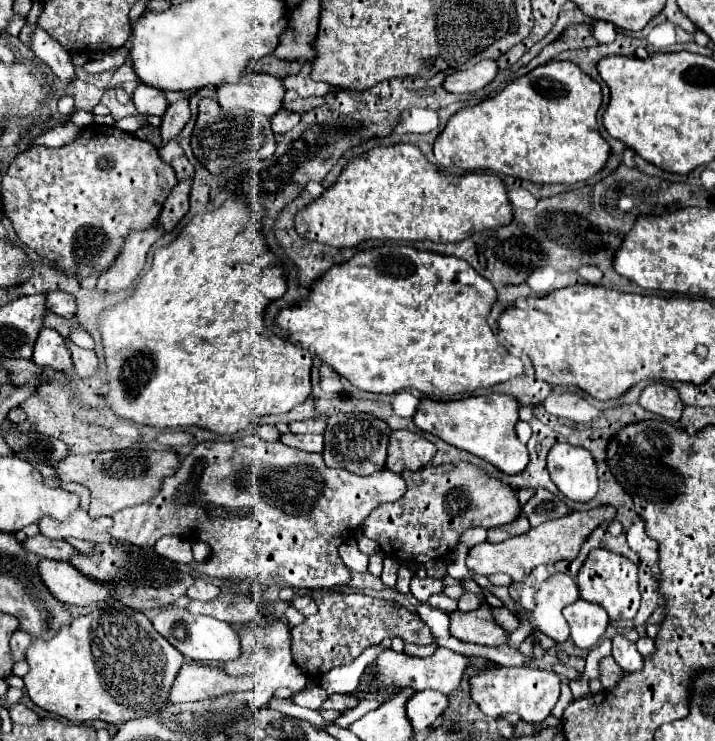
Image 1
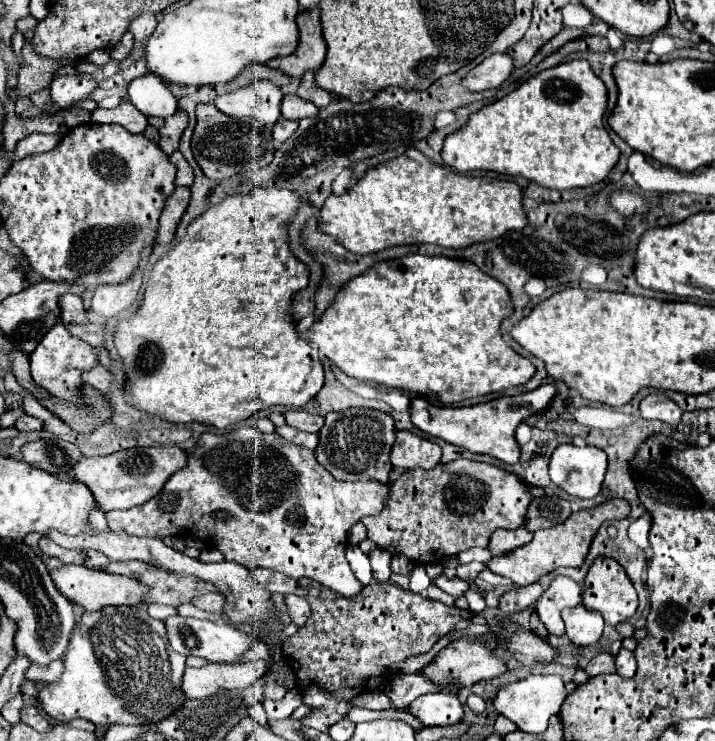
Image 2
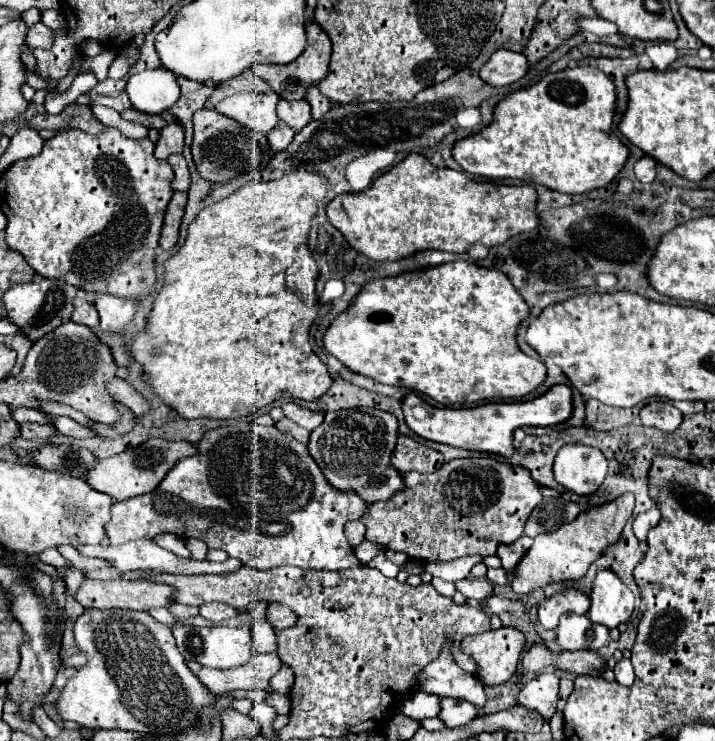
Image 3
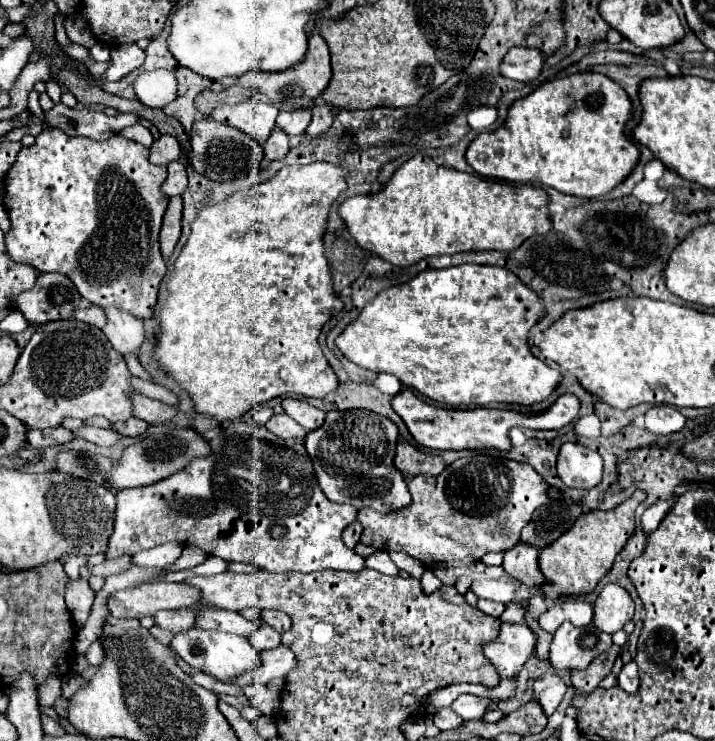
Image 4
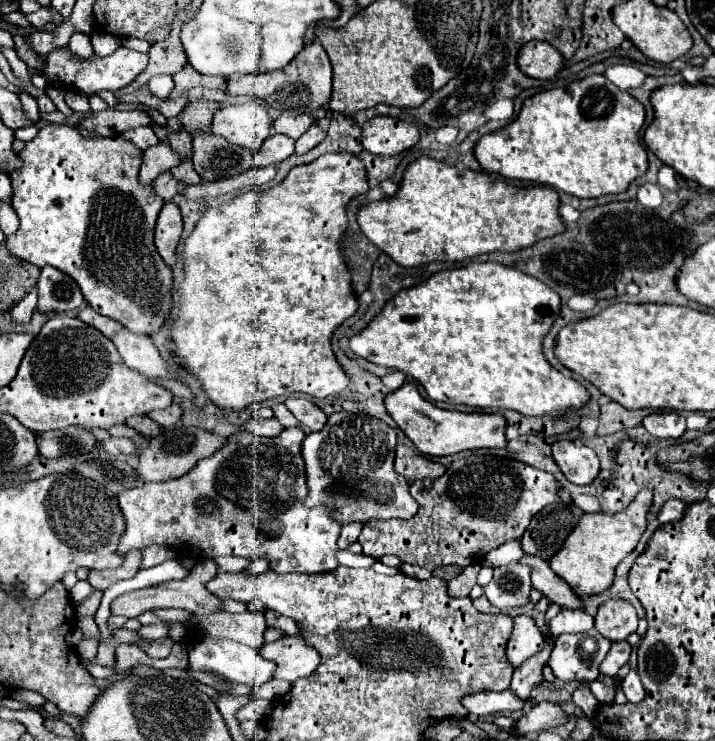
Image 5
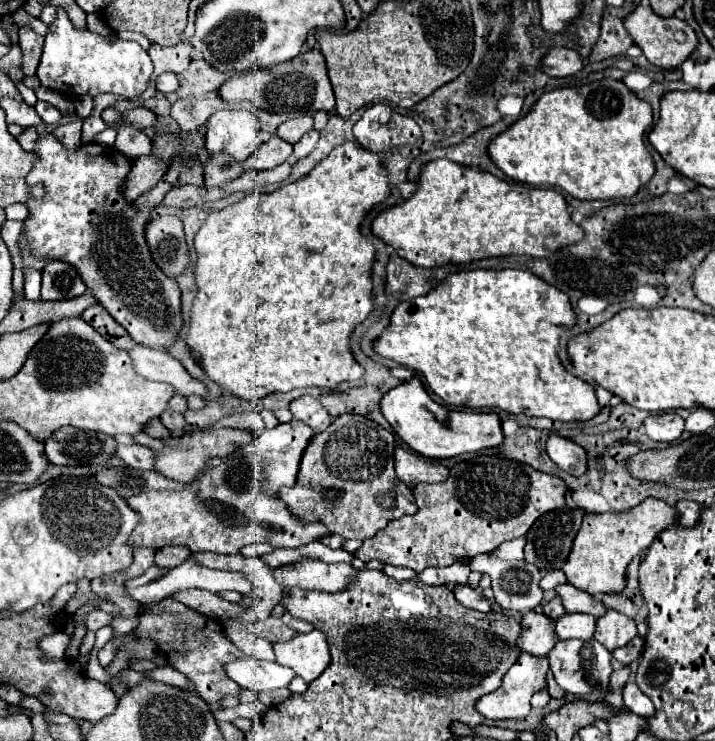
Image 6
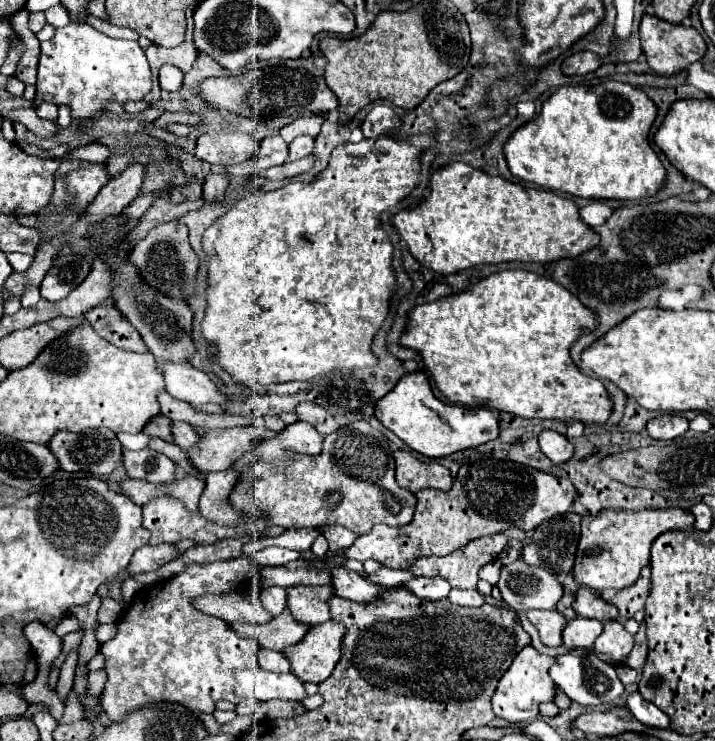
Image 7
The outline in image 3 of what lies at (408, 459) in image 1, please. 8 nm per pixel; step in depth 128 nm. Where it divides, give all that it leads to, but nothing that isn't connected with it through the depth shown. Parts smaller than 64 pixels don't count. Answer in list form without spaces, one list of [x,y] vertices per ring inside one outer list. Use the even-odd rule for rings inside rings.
[[[398,436],[396,450],[392,452],[392,464],[402,472],[436,472],[444,464],[444,456],[410,436]]]

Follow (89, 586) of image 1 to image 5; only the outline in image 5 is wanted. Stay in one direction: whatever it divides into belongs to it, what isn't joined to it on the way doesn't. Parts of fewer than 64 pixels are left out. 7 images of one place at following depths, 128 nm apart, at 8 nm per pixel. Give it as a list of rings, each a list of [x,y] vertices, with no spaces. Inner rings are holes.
[[[206,560],[206,564],[194,566],[194,570],[184,580],[172,580],[172,582],[166,582],[166,584],[160,584],[160,586],[154,586],[154,588],[134,590],[134,592],[118,596],[112,602],[110,610],[112,610],[112,614],[122,614],[126,618],[136,618],[138,614],[142,614],[146,610],[152,610],[152,608],[182,608],[182,610],[188,610],[192,614],[202,614],[202,616],[222,612],[222,600],[206,590],[206,582],[216,572],[218,572],[218,566],[214,564],[214,560]]]

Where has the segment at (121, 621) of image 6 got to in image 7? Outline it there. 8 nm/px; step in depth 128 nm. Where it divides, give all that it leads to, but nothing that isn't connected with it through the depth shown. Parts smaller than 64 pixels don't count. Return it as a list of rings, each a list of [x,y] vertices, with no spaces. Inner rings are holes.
[[[100,624],[96,628],[96,640],[100,644],[106,642],[106,640],[110,640],[110,638],[114,638],[114,636],[116,636],[116,624]]]

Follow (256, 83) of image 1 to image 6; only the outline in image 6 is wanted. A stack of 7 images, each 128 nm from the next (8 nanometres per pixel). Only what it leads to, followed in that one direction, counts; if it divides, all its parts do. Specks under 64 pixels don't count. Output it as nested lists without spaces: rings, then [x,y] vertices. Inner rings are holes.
[[[246,108],[218,110],[206,122],[206,154],[224,152],[244,162],[260,146],[260,124]]]

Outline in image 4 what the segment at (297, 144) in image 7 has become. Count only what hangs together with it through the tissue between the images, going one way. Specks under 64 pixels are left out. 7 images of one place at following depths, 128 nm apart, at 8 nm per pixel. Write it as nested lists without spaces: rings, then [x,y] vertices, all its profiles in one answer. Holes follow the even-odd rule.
[[[314,104],[312,106],[312,122],[310,122],[310,126],[306,128],[306,136],[310,136],[310,138],[314,138],[314,136],[320,136],[320,134],[324,134],[326,132],[326,128],[332,124],[332,112],[330,112],[330,108],[326,106],[326,104]]]

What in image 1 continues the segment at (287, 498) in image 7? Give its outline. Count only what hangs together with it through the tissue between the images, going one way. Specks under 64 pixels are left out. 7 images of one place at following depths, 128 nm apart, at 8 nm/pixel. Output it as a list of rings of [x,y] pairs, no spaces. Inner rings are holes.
[[[364,412],[334,414],[328,418],[328,426],[324,430],[324,452],[322,452],[324,464],[328,464],[328,468],[344,468],[358,476],[370,476],[372,472],[384,468],[388,438],[390,438],[388,424],[372,414]]]

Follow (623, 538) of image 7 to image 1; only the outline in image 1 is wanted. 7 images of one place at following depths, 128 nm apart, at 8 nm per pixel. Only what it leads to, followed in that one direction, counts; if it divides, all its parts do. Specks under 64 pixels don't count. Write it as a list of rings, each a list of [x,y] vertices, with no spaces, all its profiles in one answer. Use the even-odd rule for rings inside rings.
[[[610,504],[592,508],[588,512],[570,512],[568,516],[544,522],[536,528],[530,528],[528,534],[510,538],[506,542],[500,542],[500,544],[484,542],[484,544],[470,548],[466,566],[482,576],[490,576],[494,572],[504,572],[504,574],[512,576],[512,580],[524,580],[540,564],[556,564],[558,560],[574,560],[580,552],[580,546],[590,536],[590,532],[596,526],[600,526],[604,520],[614,520],[614,516],[616,516],[616,508],[612,508]]]

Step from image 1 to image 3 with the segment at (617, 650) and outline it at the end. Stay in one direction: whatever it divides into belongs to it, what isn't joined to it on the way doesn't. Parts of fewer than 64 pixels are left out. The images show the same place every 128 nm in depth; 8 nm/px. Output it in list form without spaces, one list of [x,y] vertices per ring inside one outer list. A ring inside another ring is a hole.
[[[622,658],[616,668],[614,668],[614,674],[616,674],[616,682],[622,684],[622,686],[632,686],[634,682],[634,668],[632,668],[632,662],[628,658]]]

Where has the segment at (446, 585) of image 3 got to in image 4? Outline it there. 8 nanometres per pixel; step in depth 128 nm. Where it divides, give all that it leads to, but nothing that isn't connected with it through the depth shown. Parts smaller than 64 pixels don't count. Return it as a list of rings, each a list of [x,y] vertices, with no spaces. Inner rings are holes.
[[[424,570],[424,574],[422,574],[422,580],[420,580],[420,582],[422,582],[422,586],[424,586],[424,592],[428,592],[428,594],[442,586],[442,582],[440,582],[440,580],[430,572],[430,570]]]

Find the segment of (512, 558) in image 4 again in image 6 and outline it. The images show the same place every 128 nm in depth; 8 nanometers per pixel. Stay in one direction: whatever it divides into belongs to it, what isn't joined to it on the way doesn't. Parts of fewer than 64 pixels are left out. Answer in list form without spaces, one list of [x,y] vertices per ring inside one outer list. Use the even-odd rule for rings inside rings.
[[[560,584],[560,586],[556,586],[556,592],[560,594],[566,612],[582,612],[582,614],[590,614],[594,618],[600,618],[606,612],[604,604],[598,598],[590,596],[584,590],[574,588],[572,584]]]

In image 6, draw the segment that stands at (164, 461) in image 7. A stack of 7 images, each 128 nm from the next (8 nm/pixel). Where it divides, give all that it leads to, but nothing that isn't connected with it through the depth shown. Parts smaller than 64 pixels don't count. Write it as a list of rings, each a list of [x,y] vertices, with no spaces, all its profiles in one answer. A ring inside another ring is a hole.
[[[118,444],[116,448],[116,456],[120,456],[124,460],[126,466],[136,468],[136,470],[154,470],[154,452],[146,446],[140,444],[132,444],[132,446],[124,446]]]

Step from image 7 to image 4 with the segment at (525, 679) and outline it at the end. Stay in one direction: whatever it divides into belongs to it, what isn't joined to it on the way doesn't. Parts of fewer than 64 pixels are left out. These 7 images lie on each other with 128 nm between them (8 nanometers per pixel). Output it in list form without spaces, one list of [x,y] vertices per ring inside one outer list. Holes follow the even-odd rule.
[[[462,694],[452,702],[452,710],[456,714],[460,714],[464,720],[476,720],[476,718],[484,716],[484,712],[488,710],[488,706],[492,702],[496,702],[496,700],[474,696],[474,694]]]

